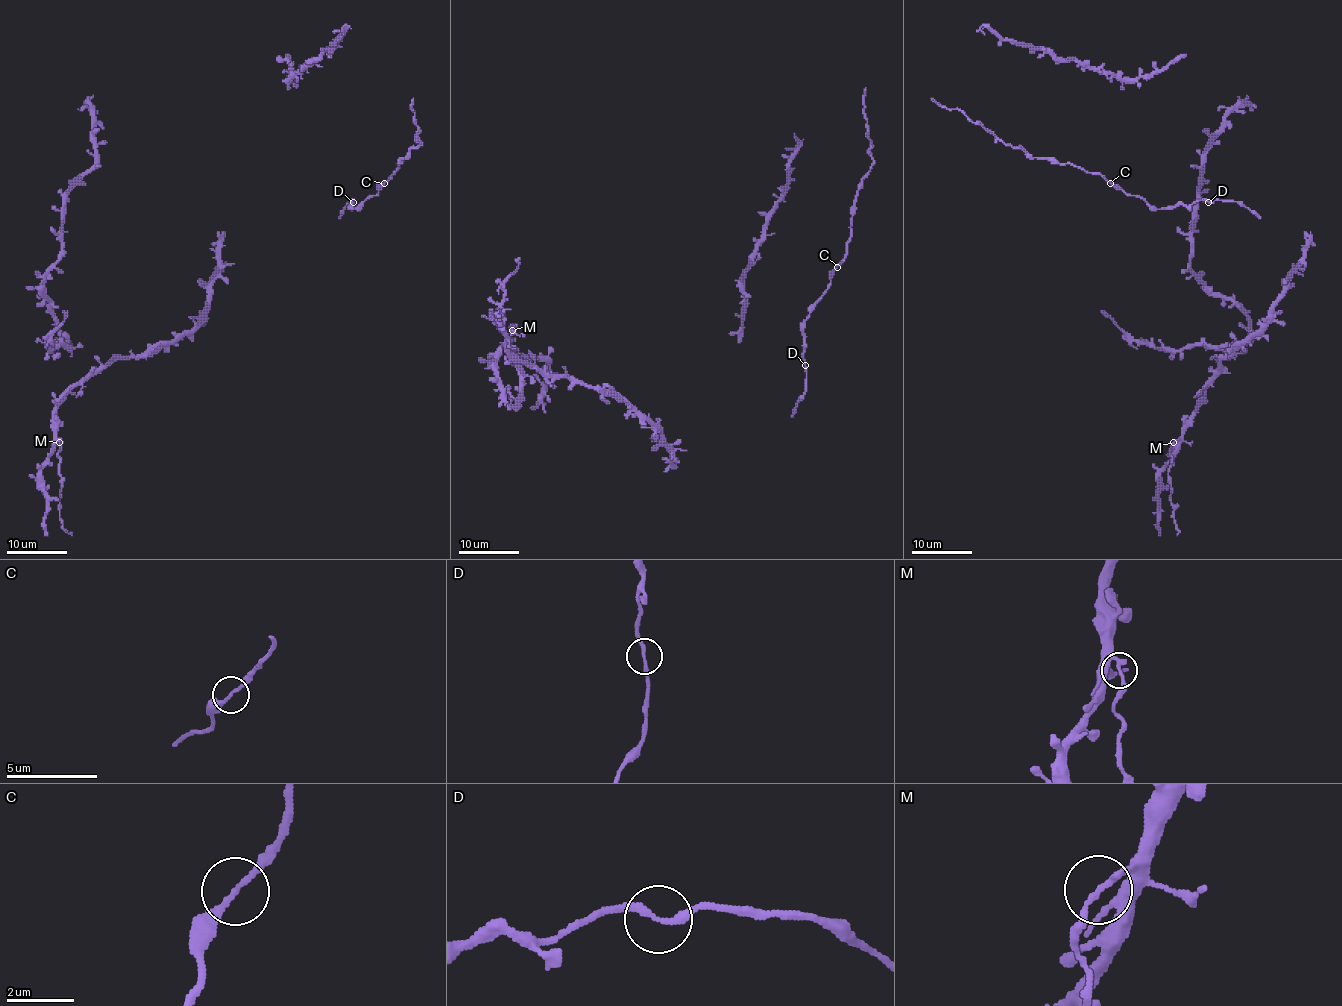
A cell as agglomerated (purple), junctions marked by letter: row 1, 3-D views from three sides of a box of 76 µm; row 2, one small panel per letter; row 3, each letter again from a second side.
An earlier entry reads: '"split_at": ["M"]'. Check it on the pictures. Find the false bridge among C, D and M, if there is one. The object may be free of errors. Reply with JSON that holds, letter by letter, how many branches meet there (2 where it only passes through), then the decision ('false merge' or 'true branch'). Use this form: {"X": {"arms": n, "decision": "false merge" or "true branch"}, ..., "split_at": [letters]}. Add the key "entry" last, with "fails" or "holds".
{"C": {"arms": 2, "decision": "true branch"}, "D": {"arms": 2, "decision": "true branch"}, "M": {"arms": 2, "decision": "false merge"}, "split_at": ["M"], "entry": "holds"}

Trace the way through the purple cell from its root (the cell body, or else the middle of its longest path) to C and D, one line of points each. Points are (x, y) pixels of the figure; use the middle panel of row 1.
C: (793, 414), (805, 391), (803, 324), (809, 309), (828, 288), (831, 273), (837, 267)
D: (793, 414), (805, 391), (805, 365)

